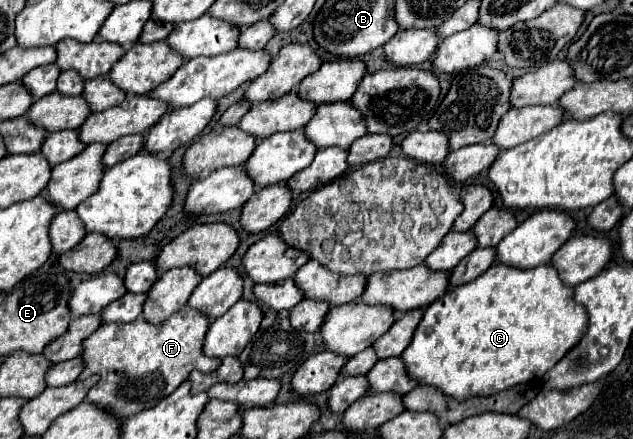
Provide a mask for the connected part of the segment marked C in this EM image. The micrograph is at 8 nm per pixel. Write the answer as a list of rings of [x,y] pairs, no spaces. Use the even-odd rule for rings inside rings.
[[[497,262],[473,282],[457,286],[455,292],[449,290],[425,308],[423,320],[403,352],[403,360],[411,378],[417,378],[421,384],[433,384],[457,400],[491,396],[515,384],[539,380],[553,364],[557,364],[557,360],[561,360],[561,356],[565,356],[565,352],[569,352],[569,348],[573,348],[573,344],[581,342],[587,324],[587,312],[573,300],[573,288],[561,282],[551,264],[521,270]]]

